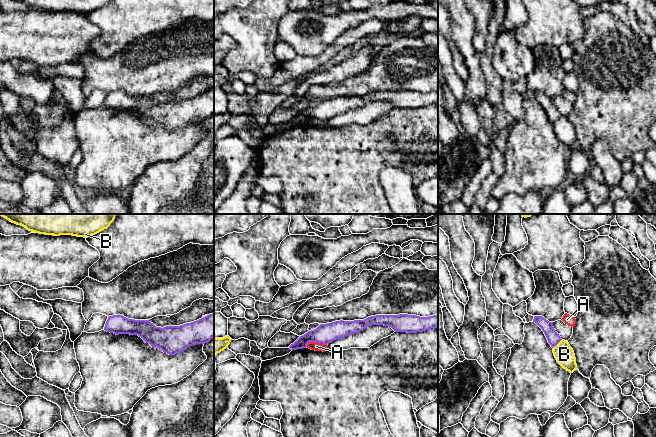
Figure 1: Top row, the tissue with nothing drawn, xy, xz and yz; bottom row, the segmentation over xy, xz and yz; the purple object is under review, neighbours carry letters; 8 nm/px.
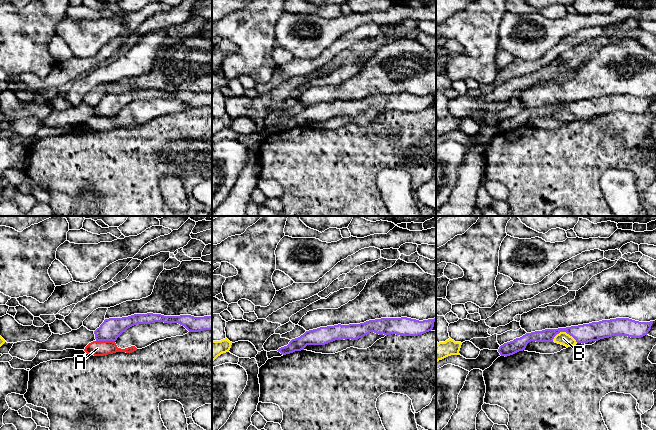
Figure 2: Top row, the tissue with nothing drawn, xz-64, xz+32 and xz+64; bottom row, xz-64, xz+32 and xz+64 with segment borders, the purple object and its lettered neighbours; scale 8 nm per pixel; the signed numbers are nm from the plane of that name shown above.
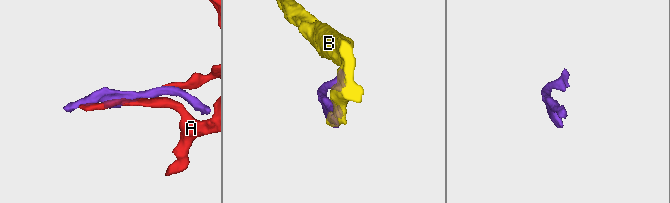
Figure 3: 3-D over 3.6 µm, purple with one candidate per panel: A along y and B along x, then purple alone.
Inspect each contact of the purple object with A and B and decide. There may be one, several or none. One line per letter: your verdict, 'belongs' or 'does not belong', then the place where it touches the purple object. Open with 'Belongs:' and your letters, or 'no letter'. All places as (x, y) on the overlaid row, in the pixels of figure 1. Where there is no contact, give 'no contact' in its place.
Belongs: A
A: belongs; meets purple in xz at (315, 341)
B: does not belong; meets purple in yz at (556, 344)

